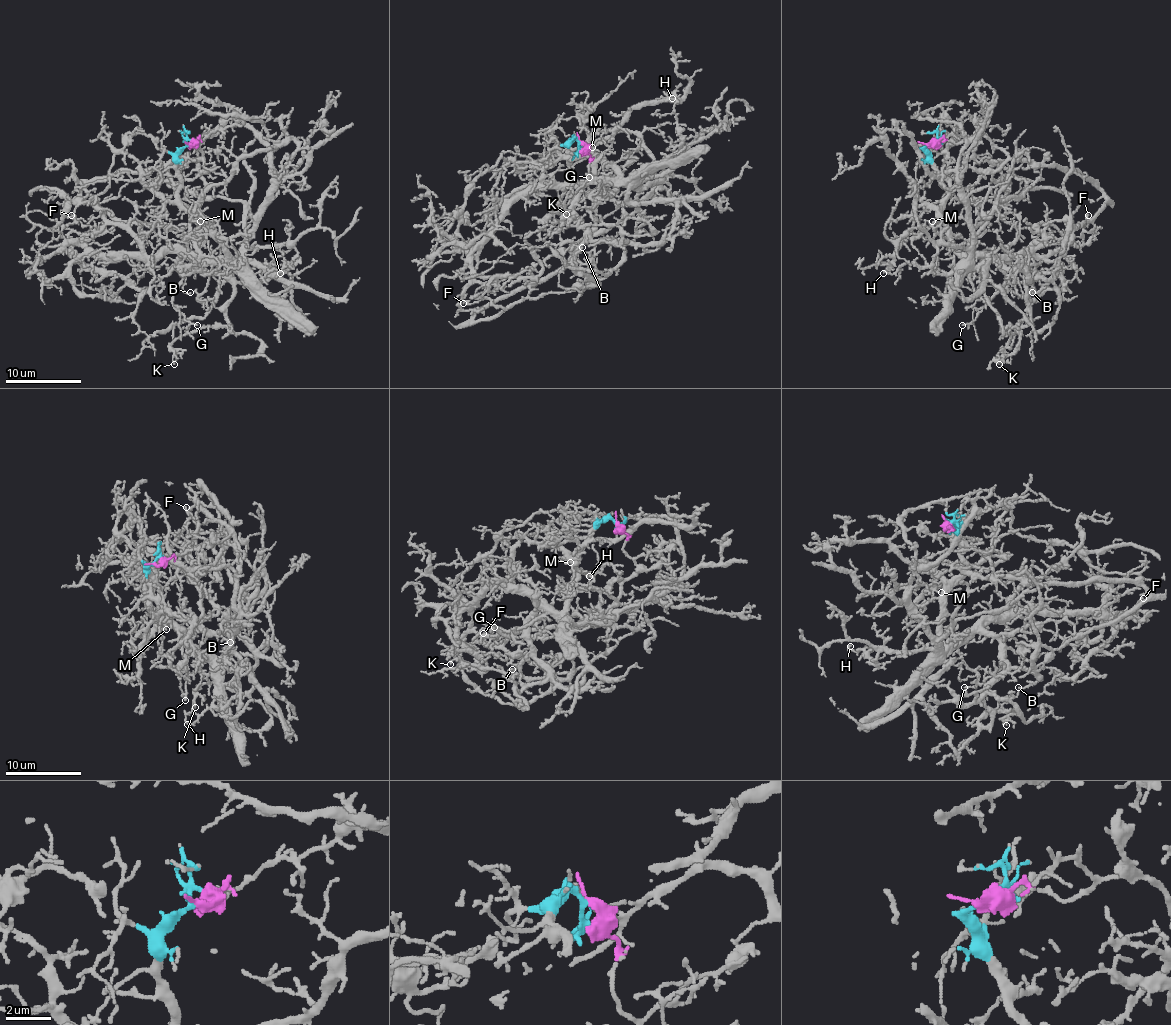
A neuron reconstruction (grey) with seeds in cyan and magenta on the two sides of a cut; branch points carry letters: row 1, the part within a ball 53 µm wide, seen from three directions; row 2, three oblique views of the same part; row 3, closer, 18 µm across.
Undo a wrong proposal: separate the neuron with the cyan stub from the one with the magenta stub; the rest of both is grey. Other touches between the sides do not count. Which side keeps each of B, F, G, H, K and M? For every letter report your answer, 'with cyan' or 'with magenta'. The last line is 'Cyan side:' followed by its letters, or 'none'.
B: with cyan
F: with magenta
G: with cyan
H: with cyan
K: with cyan
M: with cyan
Cyan side: B, G, H, K, M

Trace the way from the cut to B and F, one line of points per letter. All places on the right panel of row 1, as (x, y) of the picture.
B: (927, 144), (927, 161), (946, 197), (941, 222), (958, 252), (1051, 273), (1032, 292)
F: (927, 144), (986, 136), (1011, 157), (1075, 170), (1106, 199), (1091, 231), (1083, 227), (1089, 214)

